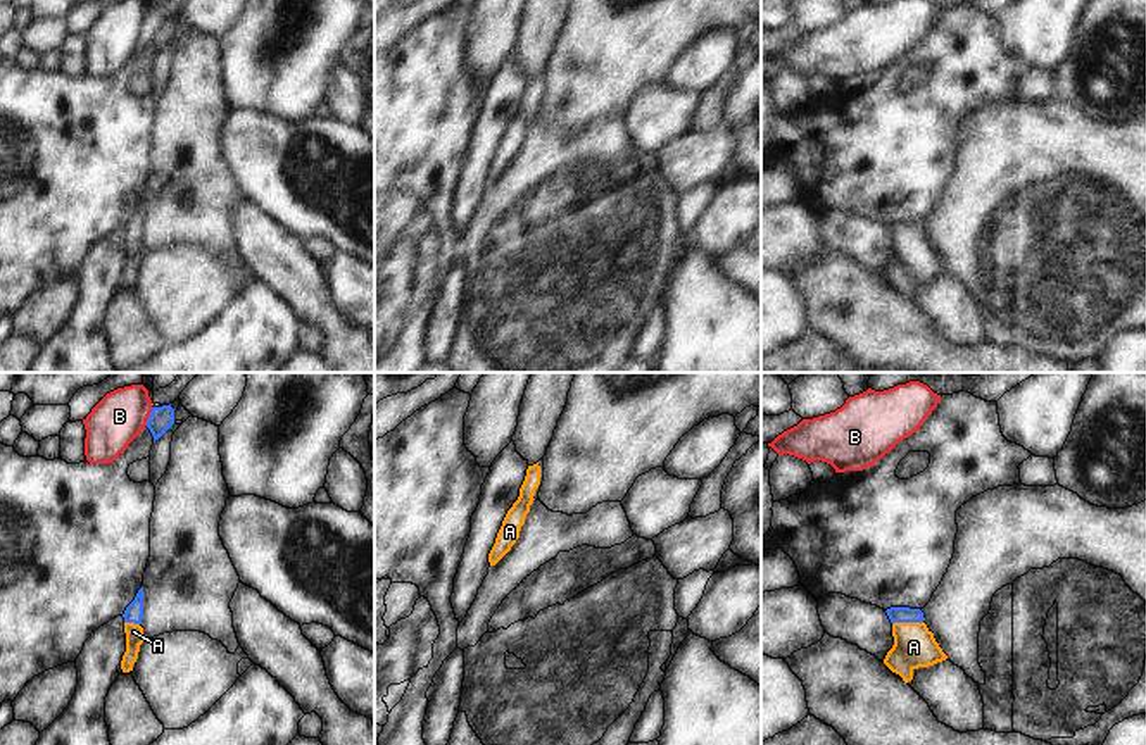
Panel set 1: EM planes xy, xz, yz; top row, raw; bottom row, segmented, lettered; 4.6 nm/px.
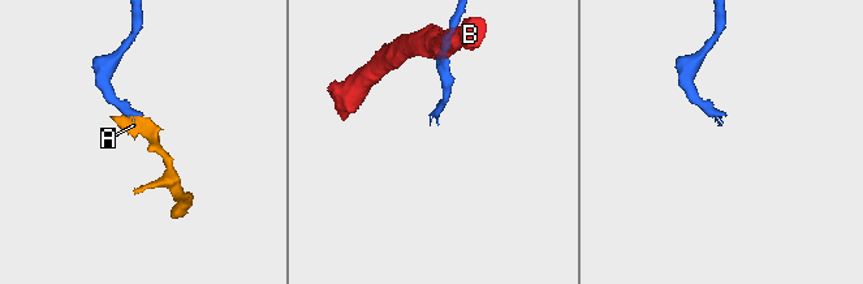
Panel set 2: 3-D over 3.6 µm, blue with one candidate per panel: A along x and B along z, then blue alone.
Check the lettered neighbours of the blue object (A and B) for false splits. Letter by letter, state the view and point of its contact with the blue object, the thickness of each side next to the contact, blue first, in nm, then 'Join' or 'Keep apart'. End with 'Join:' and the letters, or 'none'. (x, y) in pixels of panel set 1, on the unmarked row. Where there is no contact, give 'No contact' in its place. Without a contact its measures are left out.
A: Touches blue at yz (906, 235). Thickness 80 nm (blue) against 190 nm. Join
B: Touches blue at xy (149, 30). Thickness 110 nm (blue) against 240 nm. Keep apart
Join: A

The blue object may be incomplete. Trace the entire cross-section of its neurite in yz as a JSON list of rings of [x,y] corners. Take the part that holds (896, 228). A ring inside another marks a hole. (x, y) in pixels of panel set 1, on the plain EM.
[[[891,221],[885,224],[892,236],[894,259],[887,266],[884,278],[903,291],[913,293],[913,285],[929,281],[948,272],[934,247],[923,236],[923,226],[910,221]]]

